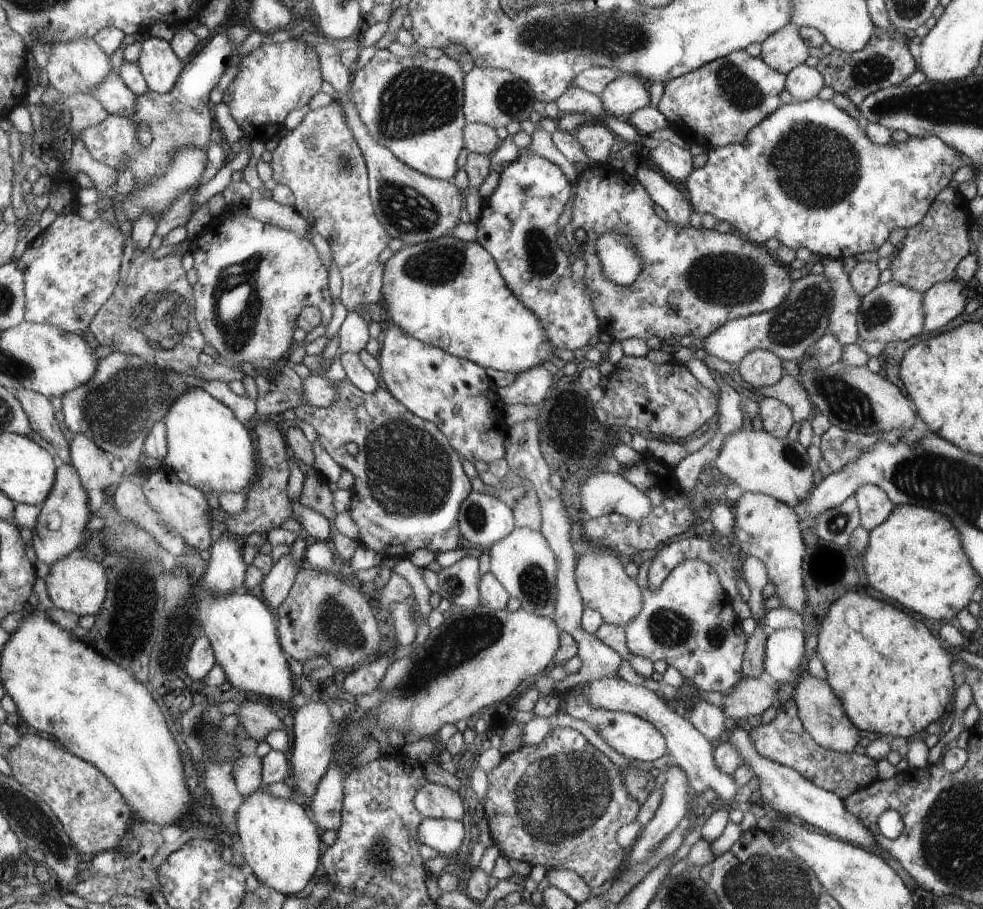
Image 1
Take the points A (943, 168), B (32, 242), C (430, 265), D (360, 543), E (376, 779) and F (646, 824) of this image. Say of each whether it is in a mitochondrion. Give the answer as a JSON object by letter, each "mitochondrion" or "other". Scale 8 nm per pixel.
{"A":"other","B":"other","C":"mitochondrion","D":"other","E":"other","F":"other"}

